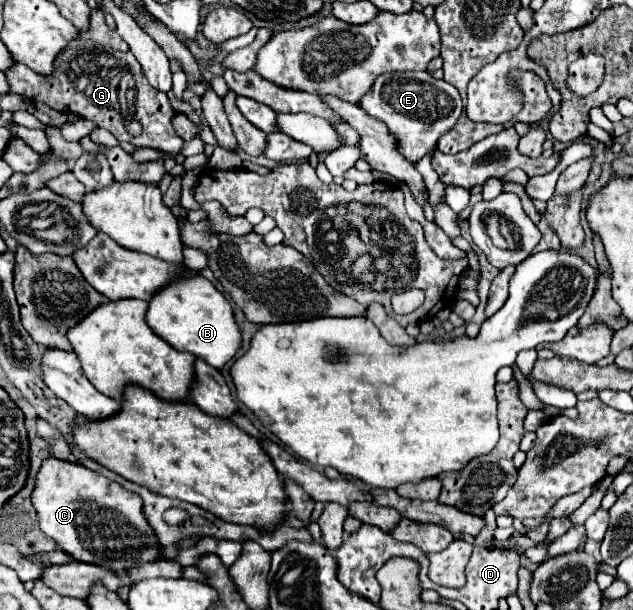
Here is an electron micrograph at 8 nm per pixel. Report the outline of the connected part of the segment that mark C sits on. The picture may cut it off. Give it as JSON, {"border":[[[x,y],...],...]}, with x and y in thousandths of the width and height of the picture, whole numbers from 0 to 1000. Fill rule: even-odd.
{"border":[[[85,749],[73,752],[60,775],[51,825],[63,867],[88,887],[95,903],[126,923],[158,926],[186,943],[199,943],[212,923],[256,916],[256,893],[227,848],[224,815],[126,759],[104,759]]]}

